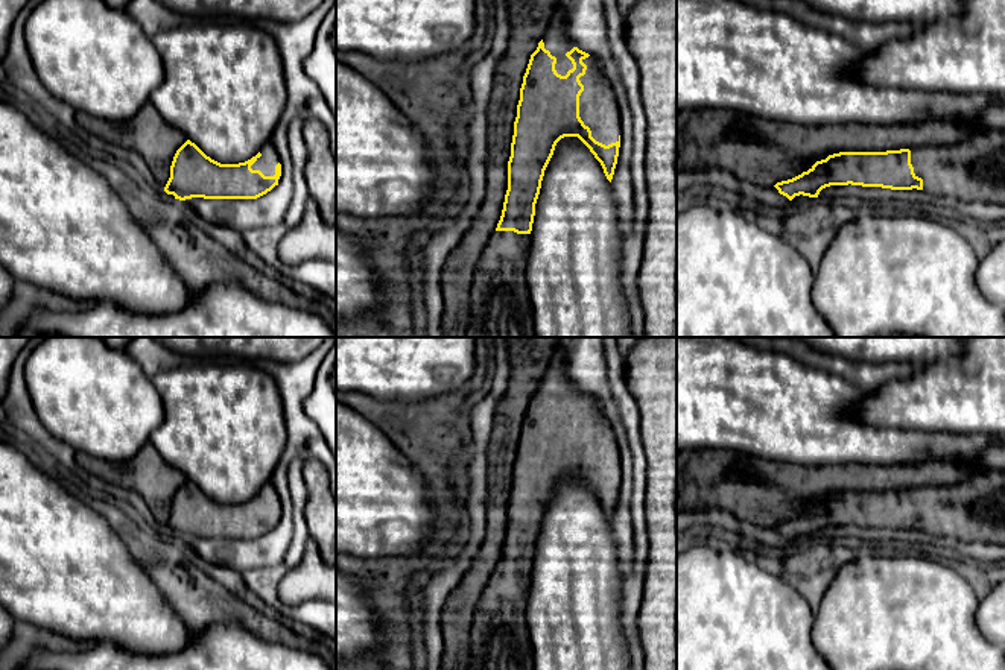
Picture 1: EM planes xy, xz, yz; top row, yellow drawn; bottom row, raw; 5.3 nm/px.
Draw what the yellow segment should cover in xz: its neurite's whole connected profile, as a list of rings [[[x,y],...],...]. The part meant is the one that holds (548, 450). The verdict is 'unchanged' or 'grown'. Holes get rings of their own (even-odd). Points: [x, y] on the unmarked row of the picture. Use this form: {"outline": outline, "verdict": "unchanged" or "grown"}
{"outline": [[[556,343],[523,416],[503,550],[473,618],[464,670],[534,670],[526,623],[531,571],[544,510],[556,483],[564,477],[578,477],[601,503],[611,523],[620,488],[620,453],[616,436],[596,398],[572,384],[567,359],[561,345]]], "verdict": "grown"}

